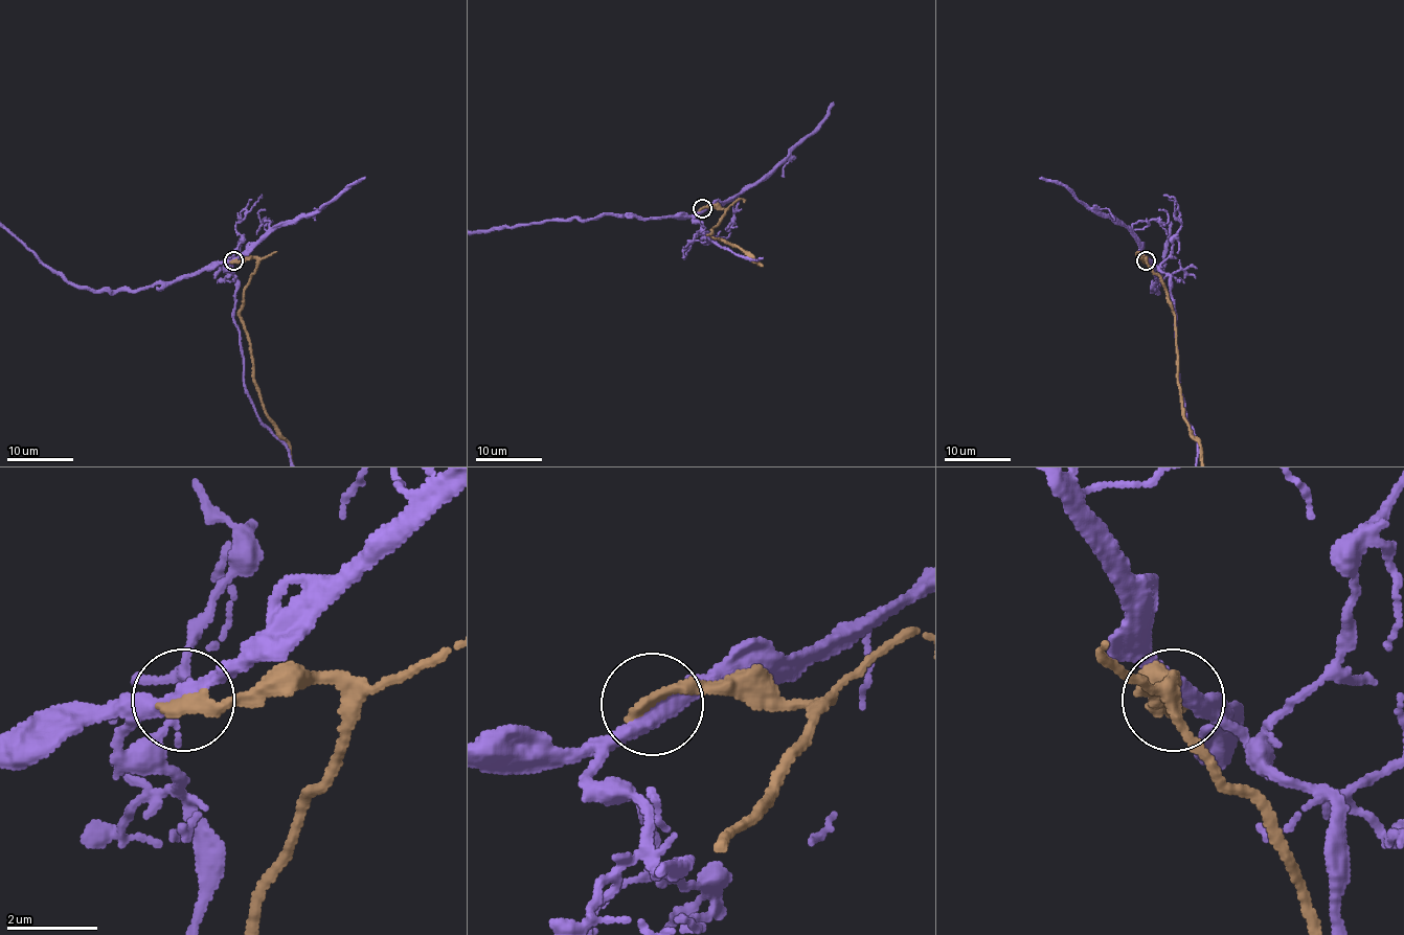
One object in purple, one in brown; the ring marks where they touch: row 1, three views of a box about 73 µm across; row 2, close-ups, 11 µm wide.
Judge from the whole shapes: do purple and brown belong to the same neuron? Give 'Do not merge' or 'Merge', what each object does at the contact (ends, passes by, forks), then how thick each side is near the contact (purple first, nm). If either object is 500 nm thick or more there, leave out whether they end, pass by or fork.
Do not merge. At the ring purple passes by. At the ring brown ends. Thickness 340 nm (purple) against 320 nm

